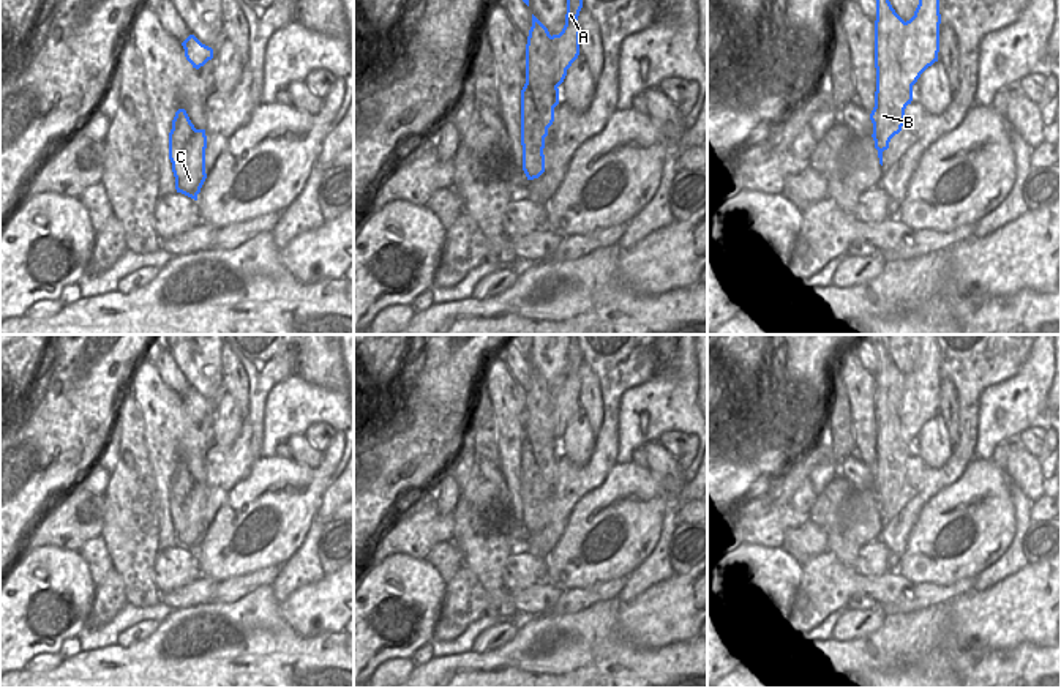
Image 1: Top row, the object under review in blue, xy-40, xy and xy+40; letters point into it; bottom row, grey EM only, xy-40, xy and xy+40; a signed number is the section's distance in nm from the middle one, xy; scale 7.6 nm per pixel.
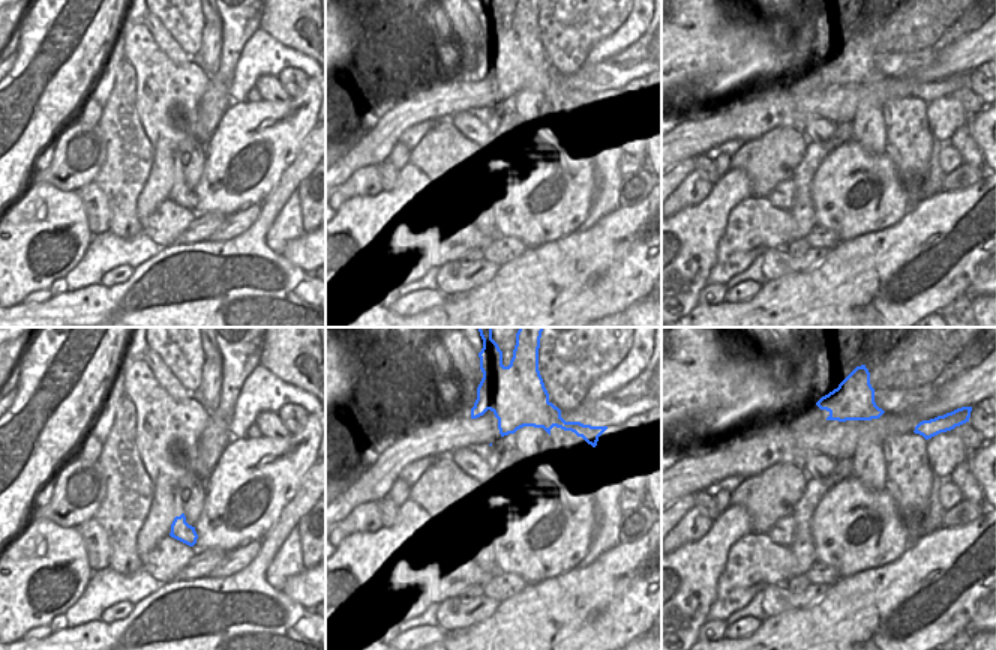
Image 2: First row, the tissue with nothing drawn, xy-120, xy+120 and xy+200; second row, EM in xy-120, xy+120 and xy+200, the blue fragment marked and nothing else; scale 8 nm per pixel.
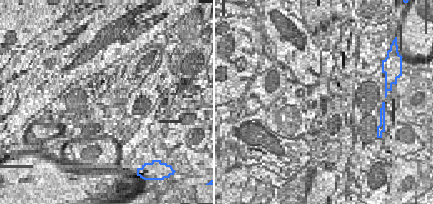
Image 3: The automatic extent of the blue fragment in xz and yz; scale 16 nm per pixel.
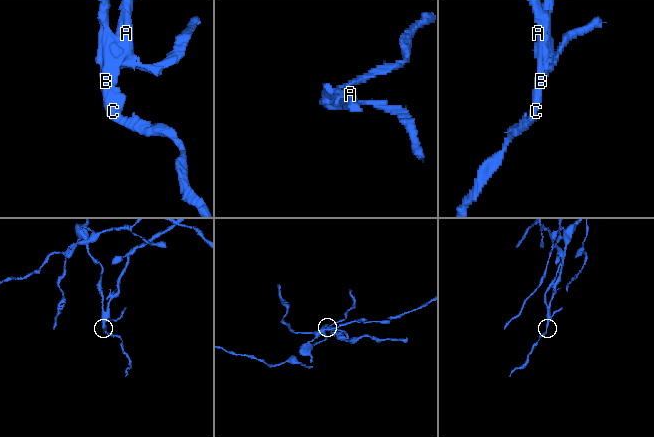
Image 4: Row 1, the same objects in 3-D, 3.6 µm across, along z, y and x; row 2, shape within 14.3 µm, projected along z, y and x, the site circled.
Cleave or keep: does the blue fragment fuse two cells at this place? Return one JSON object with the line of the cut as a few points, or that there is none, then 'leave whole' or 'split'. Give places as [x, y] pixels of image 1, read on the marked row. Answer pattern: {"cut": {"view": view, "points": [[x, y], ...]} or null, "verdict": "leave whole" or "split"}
{"cut": {"view": "xy+40", "points": [[907, 22], [900, 57], [900, 81], [911, 90]]}, "verdict": "split"}

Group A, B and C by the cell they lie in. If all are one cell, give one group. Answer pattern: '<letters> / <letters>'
A / B C

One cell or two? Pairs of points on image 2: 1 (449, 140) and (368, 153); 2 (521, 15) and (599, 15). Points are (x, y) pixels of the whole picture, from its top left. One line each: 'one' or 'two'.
1: two
2: two

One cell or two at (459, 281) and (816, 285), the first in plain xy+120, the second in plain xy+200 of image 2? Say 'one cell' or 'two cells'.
two cells

